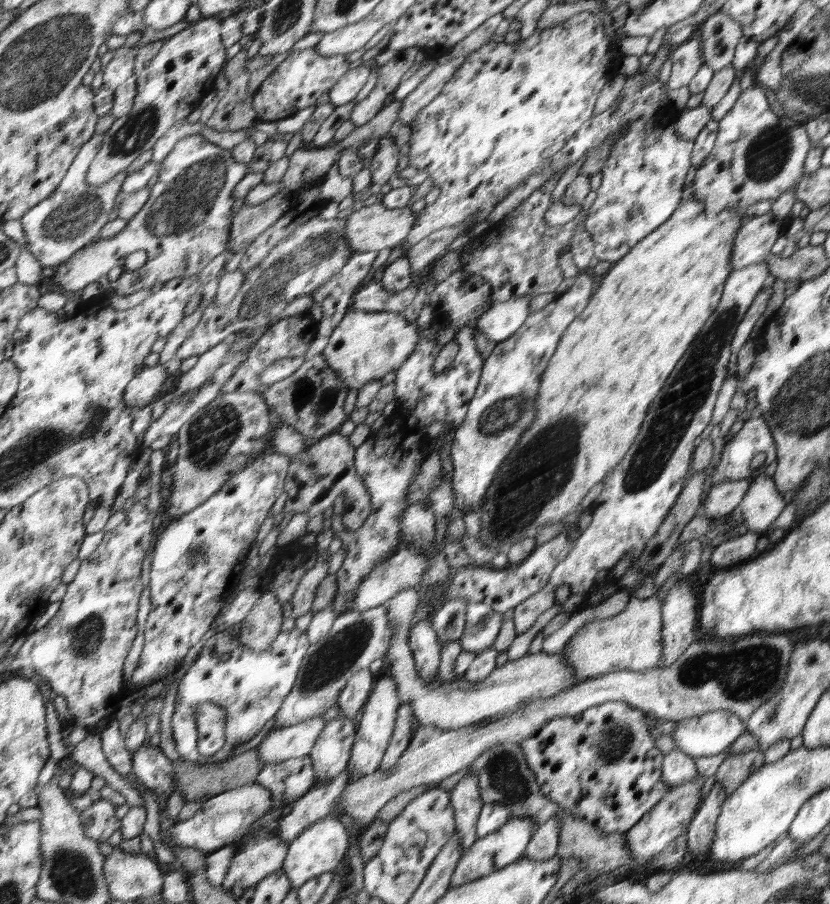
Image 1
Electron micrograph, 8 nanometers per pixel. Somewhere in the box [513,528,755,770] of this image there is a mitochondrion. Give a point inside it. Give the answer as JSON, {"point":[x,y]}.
{"point":[614,742]}

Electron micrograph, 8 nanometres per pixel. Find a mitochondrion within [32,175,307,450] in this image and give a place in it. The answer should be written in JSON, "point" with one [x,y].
{"point":[65,223]}

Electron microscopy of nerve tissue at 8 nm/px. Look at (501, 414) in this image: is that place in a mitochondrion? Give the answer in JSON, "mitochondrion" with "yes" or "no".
{"mitochondrion":"yes"}

